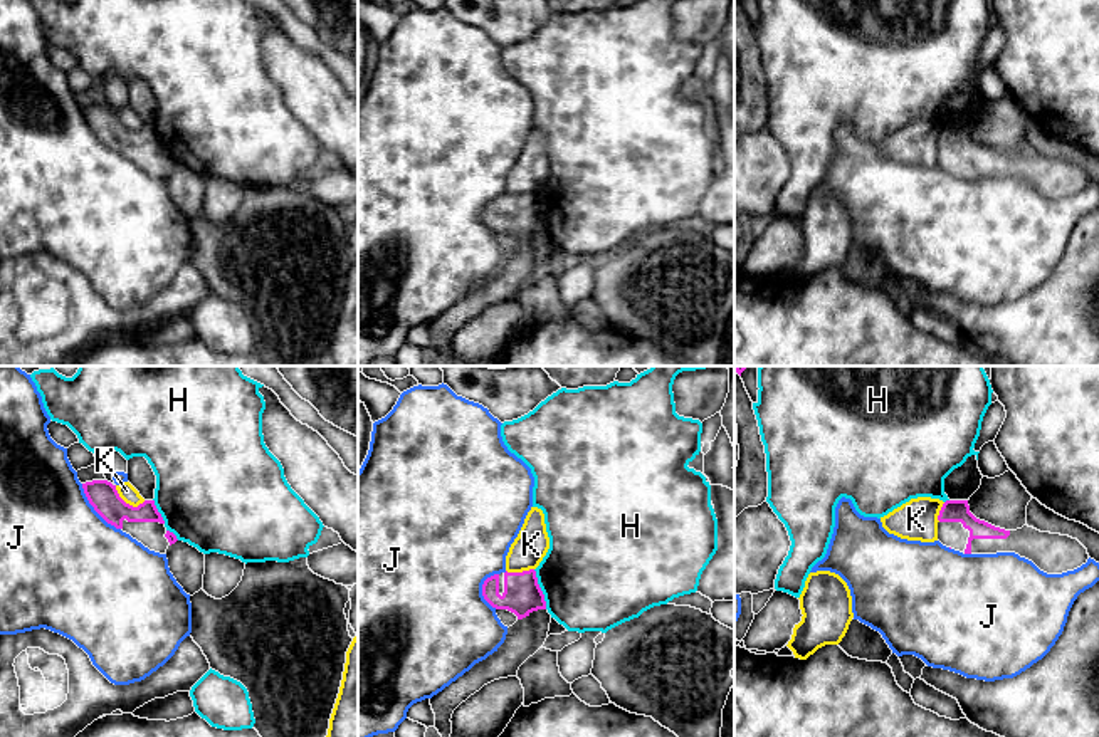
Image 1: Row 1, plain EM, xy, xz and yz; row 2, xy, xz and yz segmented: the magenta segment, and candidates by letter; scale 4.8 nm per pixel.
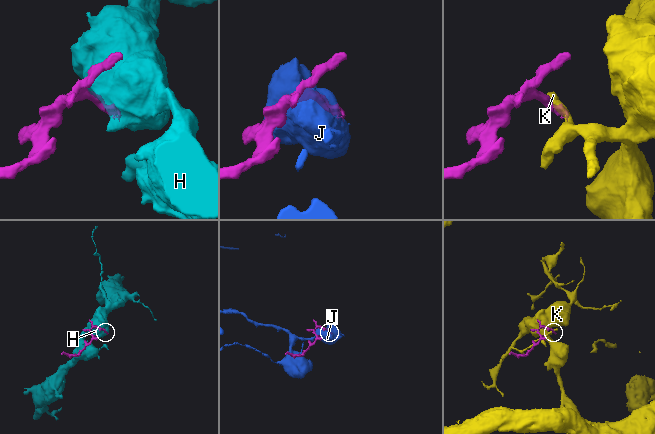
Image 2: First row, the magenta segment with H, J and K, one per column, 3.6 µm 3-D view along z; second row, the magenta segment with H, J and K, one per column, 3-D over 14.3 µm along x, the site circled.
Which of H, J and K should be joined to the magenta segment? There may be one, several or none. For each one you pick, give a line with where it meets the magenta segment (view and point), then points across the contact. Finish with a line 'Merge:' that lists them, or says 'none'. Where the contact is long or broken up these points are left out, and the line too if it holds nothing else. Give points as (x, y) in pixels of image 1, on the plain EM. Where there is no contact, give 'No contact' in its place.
Merge: none

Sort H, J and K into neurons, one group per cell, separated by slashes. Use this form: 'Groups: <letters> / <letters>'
Groups: H / J / K

